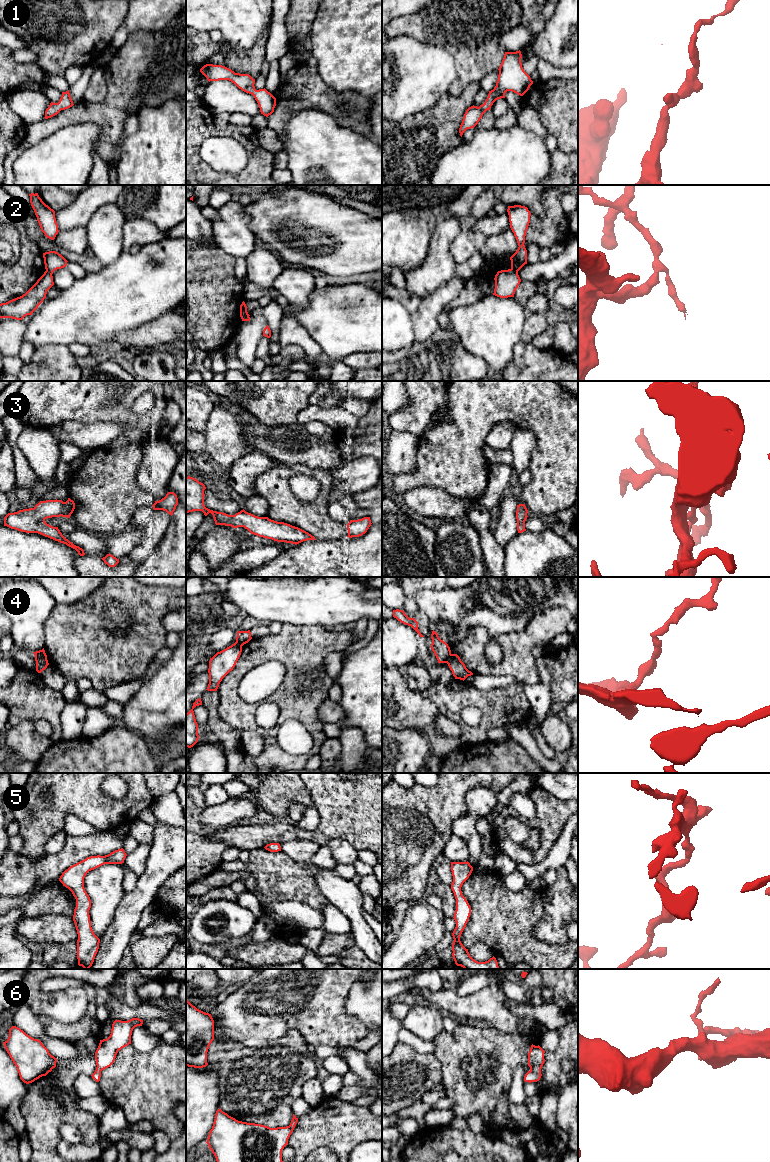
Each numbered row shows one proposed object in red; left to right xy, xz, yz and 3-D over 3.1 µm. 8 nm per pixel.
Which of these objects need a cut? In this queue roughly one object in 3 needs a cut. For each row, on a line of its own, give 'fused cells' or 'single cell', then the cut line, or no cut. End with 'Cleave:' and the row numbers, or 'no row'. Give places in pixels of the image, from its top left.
1: single cell; cut none
2: fused cells; cut xy (46, 270), (52, 273)
3: single cell; cut none
4: fused cells; cut yz (451, 654), (446, 662)
5: single cell; cut none
6: single cell; cut none
Cleave: 2, 4

